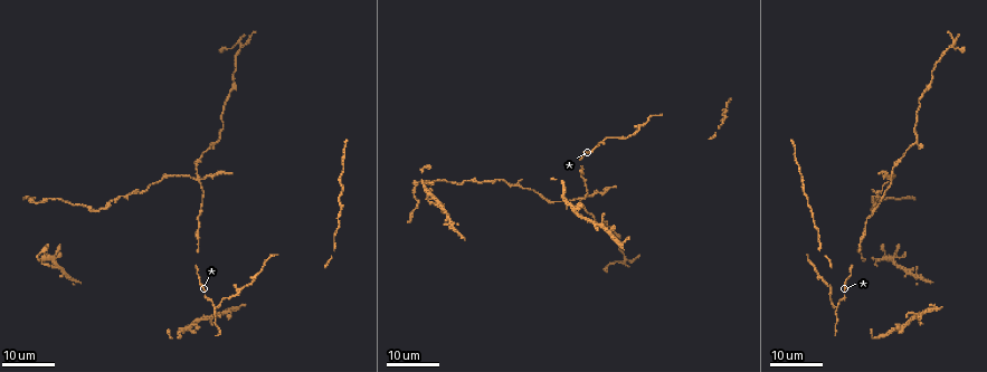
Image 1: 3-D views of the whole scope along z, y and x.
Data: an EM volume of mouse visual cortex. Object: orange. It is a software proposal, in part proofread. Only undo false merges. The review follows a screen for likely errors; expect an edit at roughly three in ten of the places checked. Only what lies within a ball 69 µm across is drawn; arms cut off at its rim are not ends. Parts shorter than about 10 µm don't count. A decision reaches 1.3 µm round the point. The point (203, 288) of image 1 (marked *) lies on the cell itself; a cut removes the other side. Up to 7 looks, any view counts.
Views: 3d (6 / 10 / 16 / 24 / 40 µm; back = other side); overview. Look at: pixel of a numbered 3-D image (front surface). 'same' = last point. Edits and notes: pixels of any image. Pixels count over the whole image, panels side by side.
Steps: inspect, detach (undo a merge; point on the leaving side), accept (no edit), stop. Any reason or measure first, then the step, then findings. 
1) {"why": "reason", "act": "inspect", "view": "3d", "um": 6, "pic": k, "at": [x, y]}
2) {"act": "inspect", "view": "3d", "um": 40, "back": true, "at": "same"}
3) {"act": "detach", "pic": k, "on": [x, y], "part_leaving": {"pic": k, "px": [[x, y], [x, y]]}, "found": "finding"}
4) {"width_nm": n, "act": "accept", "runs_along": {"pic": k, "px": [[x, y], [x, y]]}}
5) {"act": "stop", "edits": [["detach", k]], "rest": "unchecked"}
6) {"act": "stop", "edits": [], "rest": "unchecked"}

{"why": "three-way junction", "act": "inspect", "view": "3d", "um": 16, "pic": 1, "at": [216, 309]}

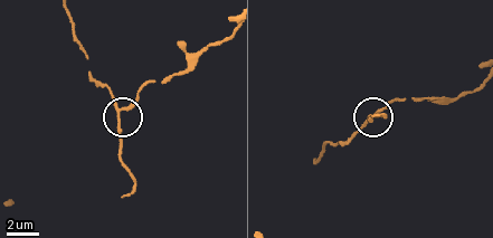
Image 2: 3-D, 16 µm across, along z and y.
{"act": "inspect", "view": "3d", "um": 6, "pic": 2, "at": [117, 111]}

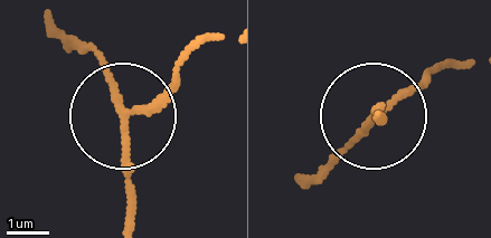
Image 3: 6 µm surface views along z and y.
{"width_nm": 150, "act": "detach", "pic": 3, "on": [176, 89], "part_leaving": {"pic": 3, "px": [[123, 120], [183, 55], [226, 34]]}, "found": "a second cell is stuck on"}

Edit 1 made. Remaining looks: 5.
{"why": "redraw", "act": "inspect", "view": "overview"}

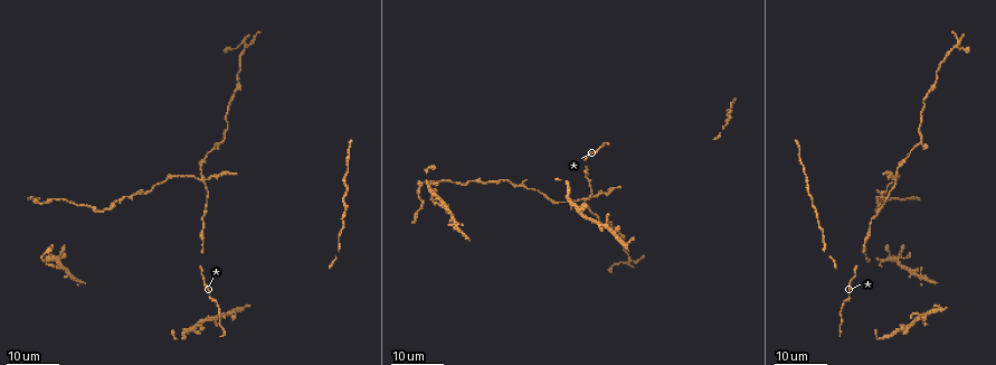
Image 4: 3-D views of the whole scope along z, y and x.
{"why": "calibre changes", "act": "inspect", "view": "3d", "um": 24, "pic": 4, "at": [935, 79]}

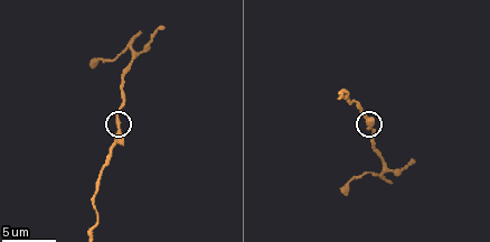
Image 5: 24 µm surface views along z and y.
{"act": "inspect", "view": "3d", "um": 10, "pic": 5, "at": [119, 127]}

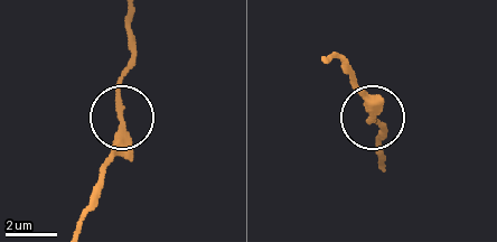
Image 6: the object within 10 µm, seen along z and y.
{"act": "accept", "runs_along": {"pic": 6, "px": [[80, 221], [114, 143], [120, 80], [133, 37]]}, "found": "continuous, no second cell"}

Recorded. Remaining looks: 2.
{"why": "four or more arms meet", "act": "inspect", "view": "3d", "um": 16, "pic": 4, "at": [586, 198]}

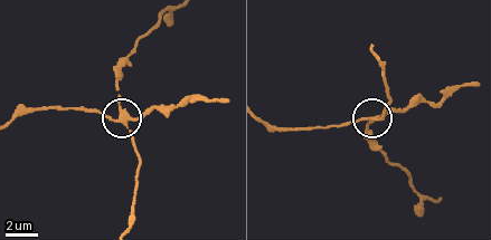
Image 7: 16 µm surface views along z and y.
{"act": "inspect", "view": "3d", "um": 6, "pic": 7, "at": [366, 118]}

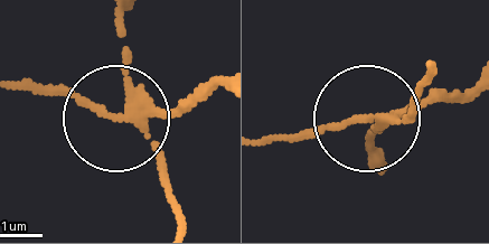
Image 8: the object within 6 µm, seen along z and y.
{"arms": 4, "act": "detach", "pic": 8, "on": [77, 94], "part_leaving": {"pic": 8, "px": [[135, 113], [10, 87]]}, "found": "two cells meet here"}

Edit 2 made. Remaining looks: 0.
{"act": "stop", "edits": [["detach", 3], ["detach", 8]], "rest": "unchecked"}

